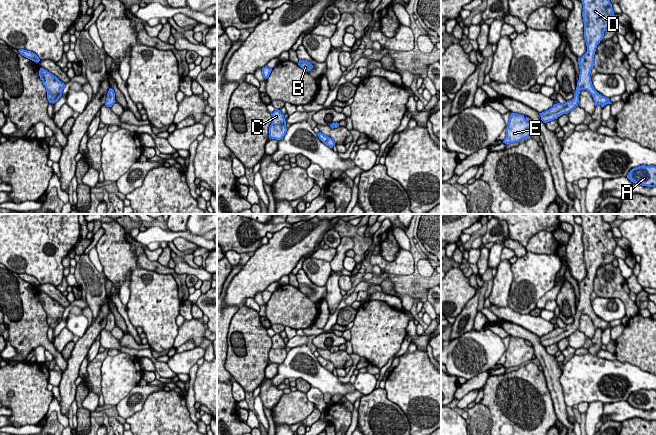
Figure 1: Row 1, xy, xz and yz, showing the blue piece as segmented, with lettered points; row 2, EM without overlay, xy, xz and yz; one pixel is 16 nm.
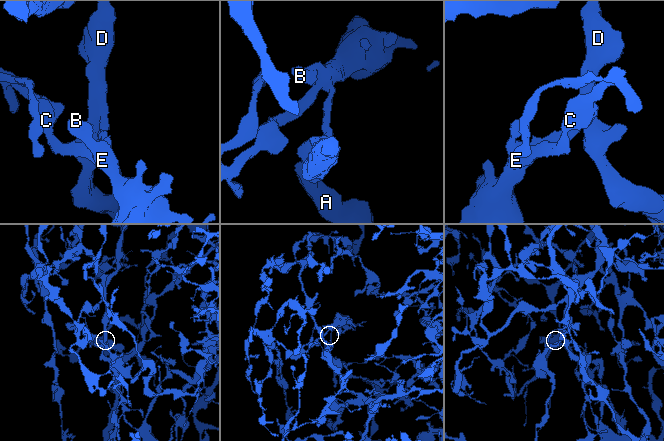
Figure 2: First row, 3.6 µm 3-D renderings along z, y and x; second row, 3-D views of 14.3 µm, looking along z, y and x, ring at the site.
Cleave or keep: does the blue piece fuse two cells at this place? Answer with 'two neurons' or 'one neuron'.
one neuron

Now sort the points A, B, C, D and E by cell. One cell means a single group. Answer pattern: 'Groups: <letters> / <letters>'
Groups: A B C D E

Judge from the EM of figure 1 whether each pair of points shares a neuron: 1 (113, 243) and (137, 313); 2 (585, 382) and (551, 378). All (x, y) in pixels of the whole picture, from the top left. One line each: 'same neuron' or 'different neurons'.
1: same neuron
2: different neurons

